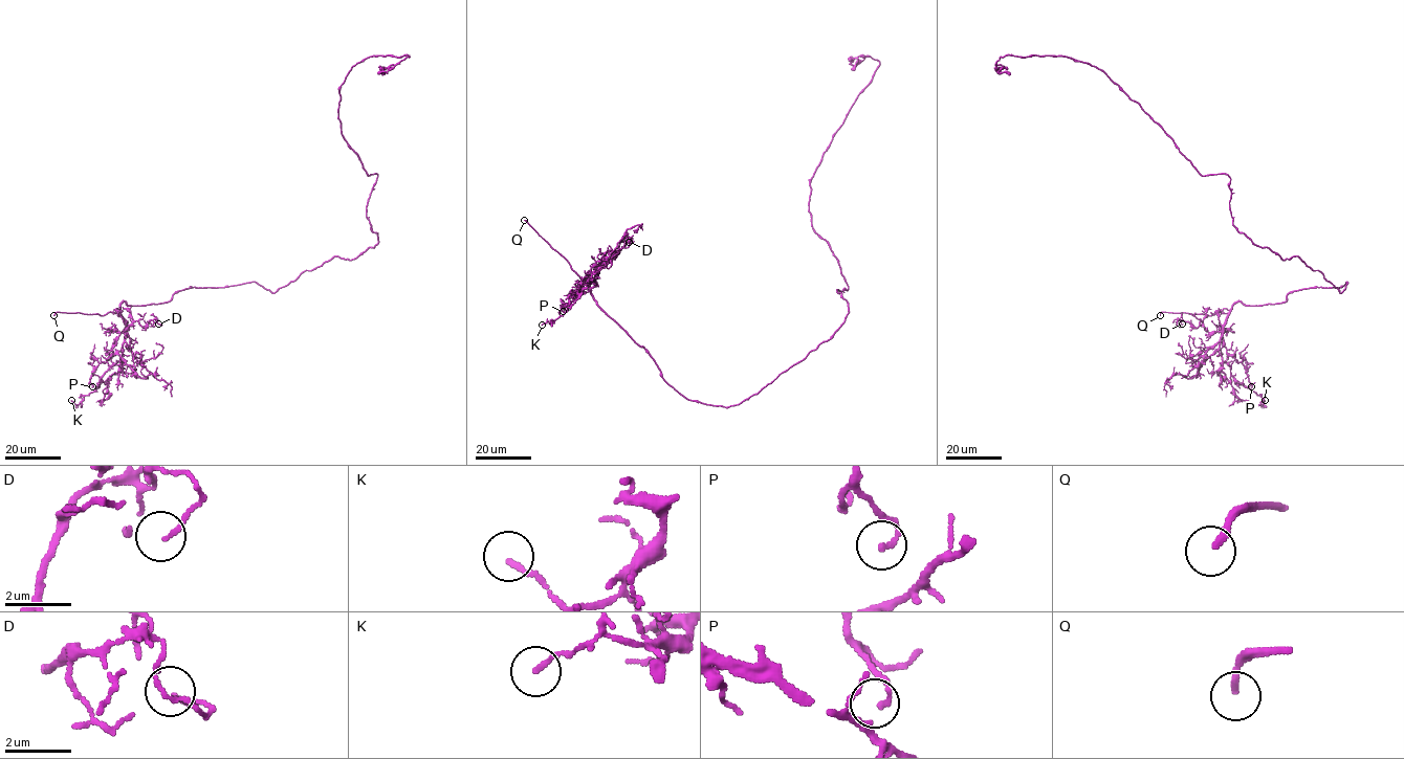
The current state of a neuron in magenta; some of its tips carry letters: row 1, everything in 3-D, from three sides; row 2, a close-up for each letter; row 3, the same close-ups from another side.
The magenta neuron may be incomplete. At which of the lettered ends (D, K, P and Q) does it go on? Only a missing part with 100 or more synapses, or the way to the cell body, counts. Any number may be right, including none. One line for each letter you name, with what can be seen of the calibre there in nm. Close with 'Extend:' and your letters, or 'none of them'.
Q: calibre 190 nm
Extend: Q

